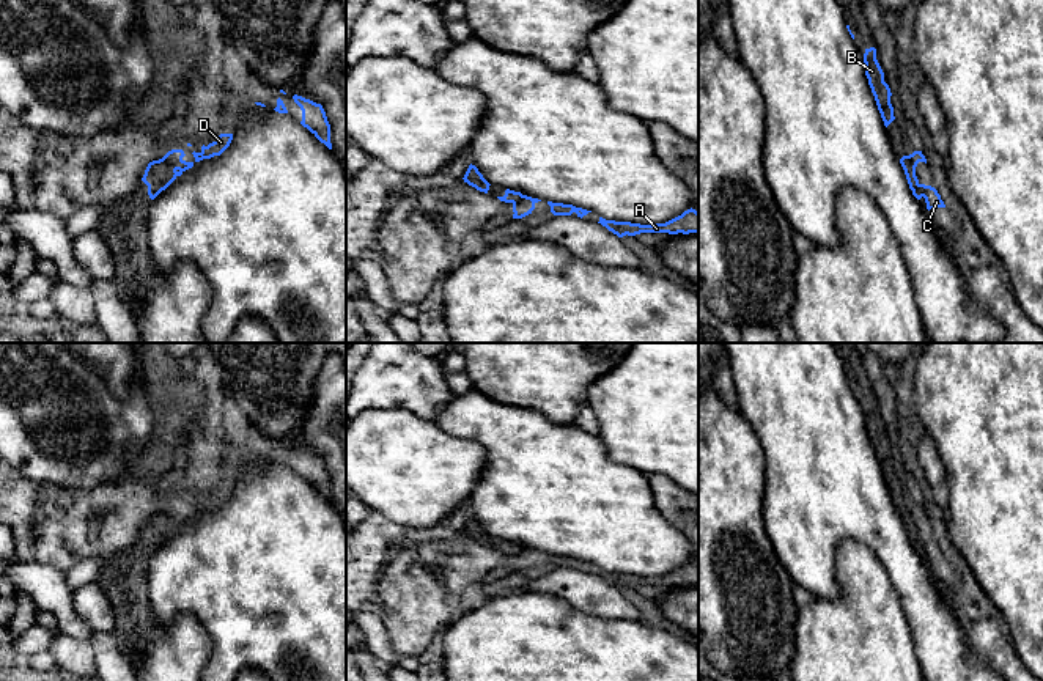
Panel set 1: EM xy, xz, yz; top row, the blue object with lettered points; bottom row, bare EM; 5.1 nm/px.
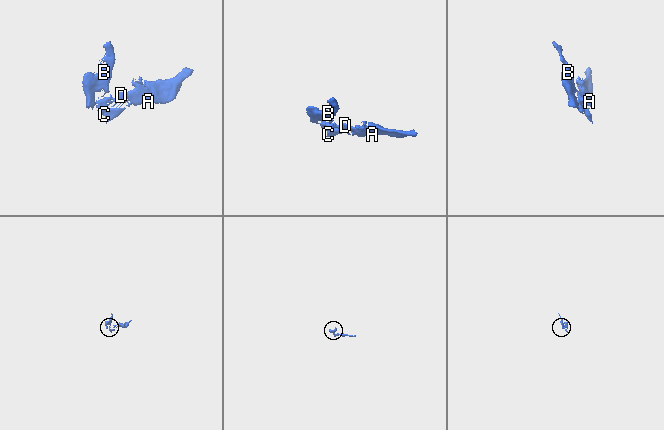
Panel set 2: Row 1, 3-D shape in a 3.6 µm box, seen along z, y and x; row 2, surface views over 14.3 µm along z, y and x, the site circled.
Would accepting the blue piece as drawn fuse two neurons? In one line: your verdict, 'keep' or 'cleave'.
cleave

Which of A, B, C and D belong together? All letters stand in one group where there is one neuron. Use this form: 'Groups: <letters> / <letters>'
Groups: A C D / B

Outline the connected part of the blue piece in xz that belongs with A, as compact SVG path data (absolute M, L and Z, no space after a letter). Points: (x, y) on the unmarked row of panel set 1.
M687 561L681 568L665 574L665 576L656 576L656 577L640 577L640 576L631 576L631 574L615 574L615 572L606 572L599 569L599 574L603 579L606 579L609 583L617 587L618 590L623 588L636 588L640 585L669 585L669 587L689 587L689 585L698 585L698 565L695 561Z

